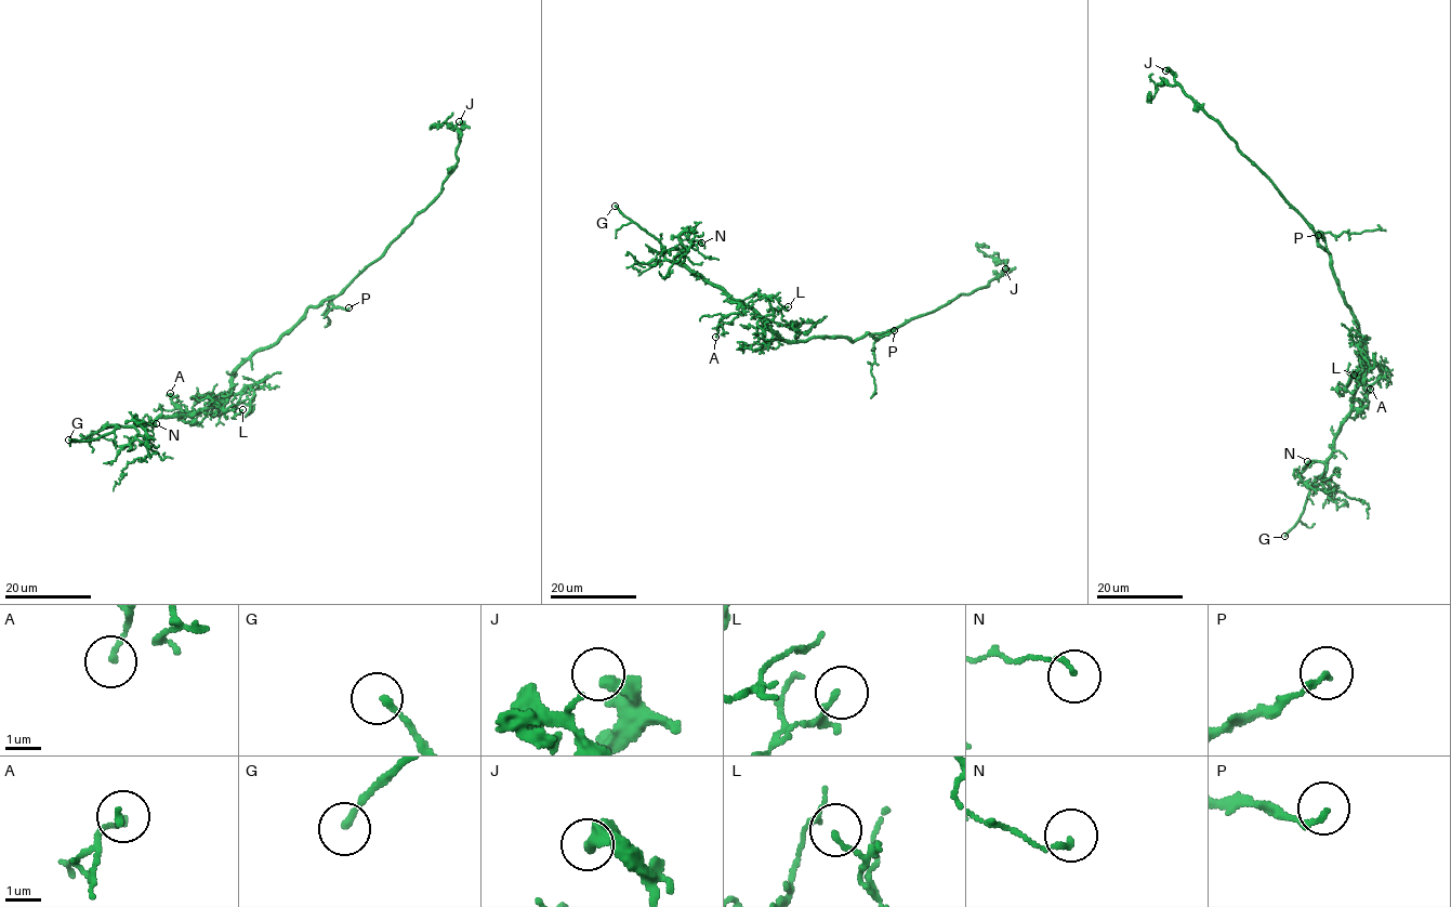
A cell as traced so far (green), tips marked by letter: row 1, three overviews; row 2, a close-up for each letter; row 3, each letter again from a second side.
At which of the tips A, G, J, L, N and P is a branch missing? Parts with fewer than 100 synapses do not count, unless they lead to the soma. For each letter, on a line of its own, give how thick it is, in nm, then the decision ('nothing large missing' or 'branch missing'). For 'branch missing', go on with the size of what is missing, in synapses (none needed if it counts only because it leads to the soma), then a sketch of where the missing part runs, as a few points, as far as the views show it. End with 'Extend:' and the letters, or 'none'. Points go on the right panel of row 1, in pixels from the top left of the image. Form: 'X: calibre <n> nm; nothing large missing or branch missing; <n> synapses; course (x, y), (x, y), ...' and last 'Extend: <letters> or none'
A: calibre 140 nm; nothing large missing
G: calibre 170 nm; branch missing; course (1284, 536), (1249, 577), (1241, 596)
J: calibre 280 nm; nothing large missing
L: calibre 110 nm; nothing large missing
N: calibre 130 nm; nothing large missing
P: calibre 160 nm; nothing large missing
Extend: G

